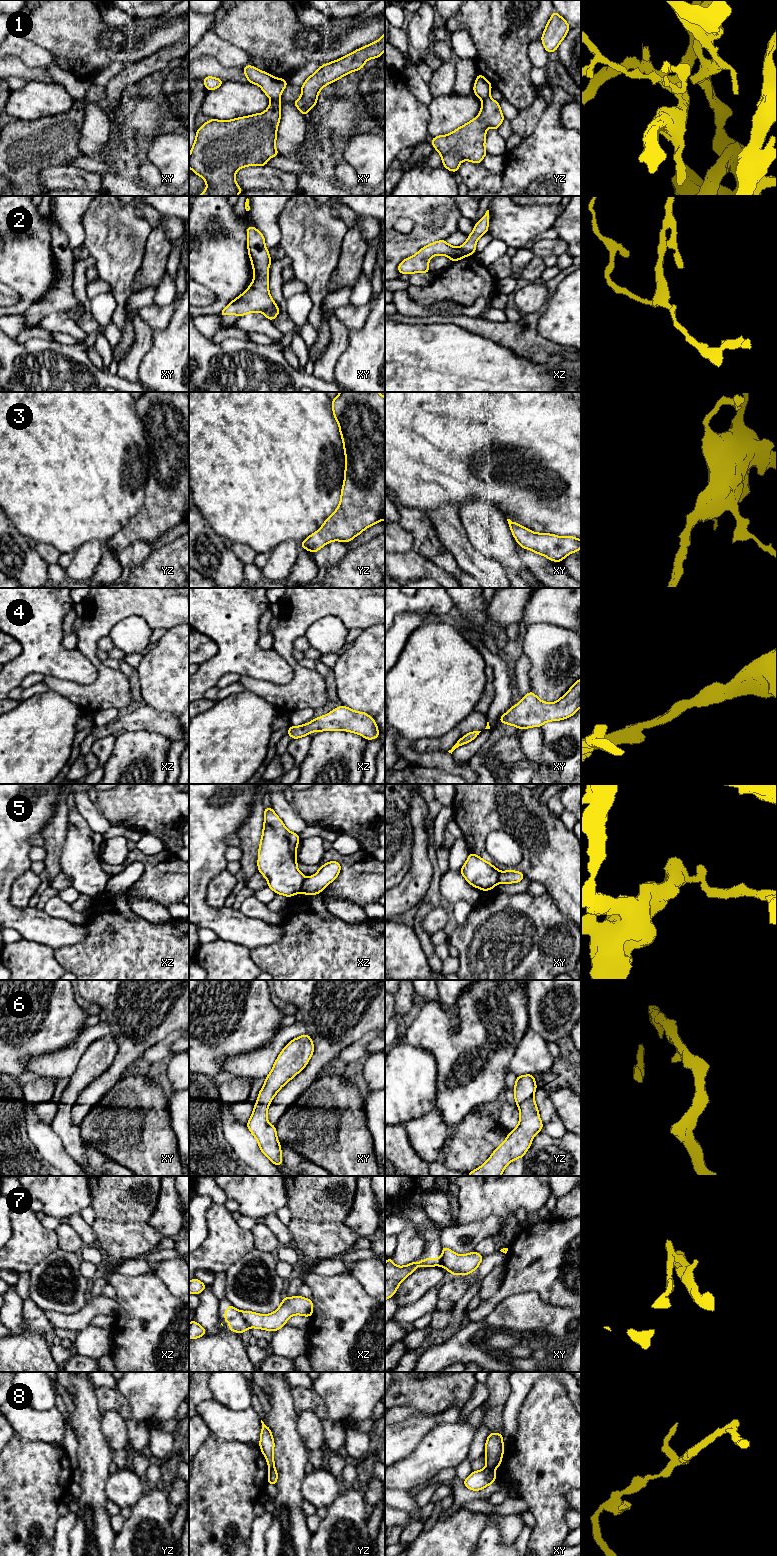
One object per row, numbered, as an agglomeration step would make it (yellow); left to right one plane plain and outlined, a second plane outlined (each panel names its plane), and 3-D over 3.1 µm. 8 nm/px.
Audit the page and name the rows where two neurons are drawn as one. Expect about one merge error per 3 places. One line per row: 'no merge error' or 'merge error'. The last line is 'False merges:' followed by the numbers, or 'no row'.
1: merge error
2: merge error
3: no merge error
4: no merge error
5: merge error
6: no merge error
7: merge error
8: merge error
False merges: 1, 2, 5, 7, 8

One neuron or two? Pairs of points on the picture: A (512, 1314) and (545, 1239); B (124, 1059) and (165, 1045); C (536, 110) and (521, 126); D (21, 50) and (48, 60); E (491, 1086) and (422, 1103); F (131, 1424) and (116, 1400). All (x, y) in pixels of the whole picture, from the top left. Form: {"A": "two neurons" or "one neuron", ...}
{"A": "two neurons", "B": "two neurons", "C": "one neuron", "D": "one neuron", "E": "two neurons", "F": "one neuron"}

